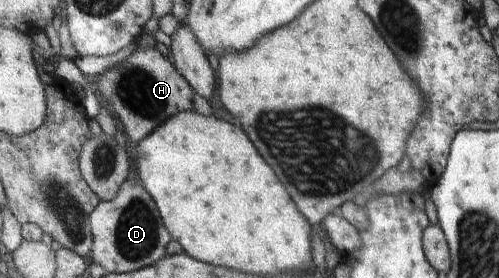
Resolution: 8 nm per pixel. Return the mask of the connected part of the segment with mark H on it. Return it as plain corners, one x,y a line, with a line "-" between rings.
156,47
138,48
125,61
95,78
93,85
112,106
112,113
119,117
127,139
136,143
145,140
176,113
194,109
193,86

